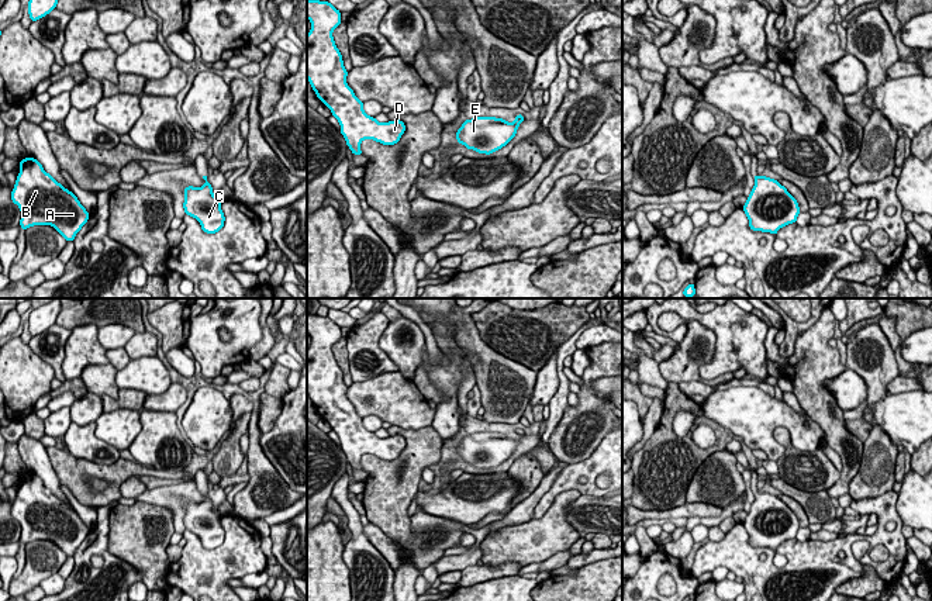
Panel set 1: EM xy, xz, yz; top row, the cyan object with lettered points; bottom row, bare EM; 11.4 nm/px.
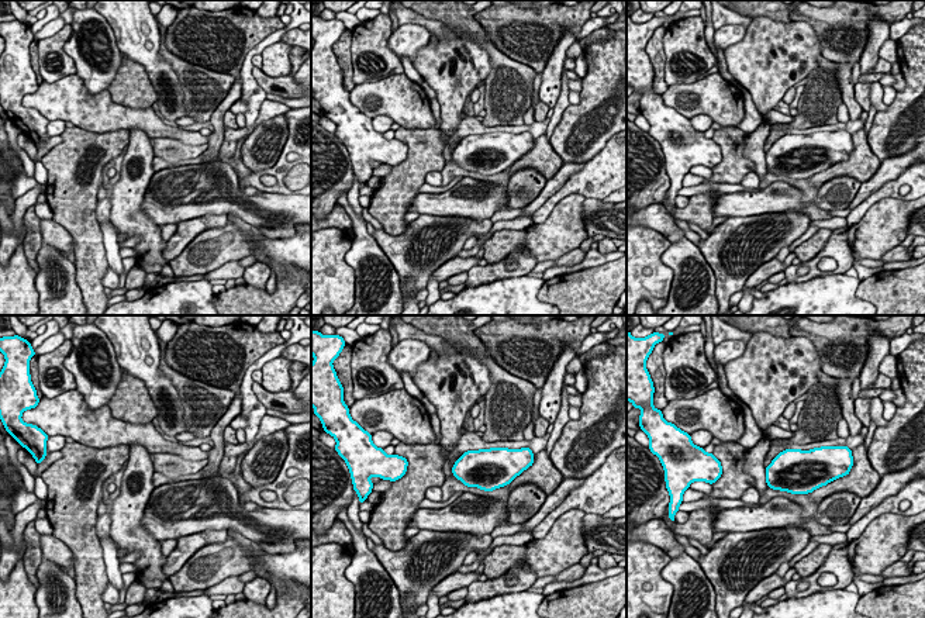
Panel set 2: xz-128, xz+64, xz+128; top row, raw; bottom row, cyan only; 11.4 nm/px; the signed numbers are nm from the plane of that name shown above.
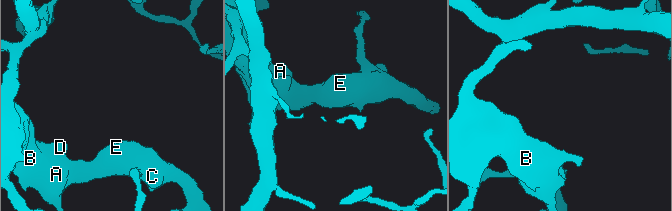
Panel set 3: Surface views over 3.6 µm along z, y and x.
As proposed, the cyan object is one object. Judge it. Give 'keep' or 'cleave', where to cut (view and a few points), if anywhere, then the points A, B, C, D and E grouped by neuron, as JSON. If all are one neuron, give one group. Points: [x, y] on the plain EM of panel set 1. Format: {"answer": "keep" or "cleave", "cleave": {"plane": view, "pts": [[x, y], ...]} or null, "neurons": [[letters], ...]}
{"answer": "keep", "cleave": null, "neurons": [["A", "B", "C", "D", "E"]]}

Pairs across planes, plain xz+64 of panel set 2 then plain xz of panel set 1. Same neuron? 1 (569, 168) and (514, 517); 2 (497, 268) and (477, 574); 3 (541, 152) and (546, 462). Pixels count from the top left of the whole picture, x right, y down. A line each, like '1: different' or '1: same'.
1: same
2: same
3: same

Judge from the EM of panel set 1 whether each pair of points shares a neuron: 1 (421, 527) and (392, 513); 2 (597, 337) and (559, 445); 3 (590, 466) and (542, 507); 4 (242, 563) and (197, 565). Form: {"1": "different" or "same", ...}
{"1": "different", "2": "different", "3": "same", "4": "same"}

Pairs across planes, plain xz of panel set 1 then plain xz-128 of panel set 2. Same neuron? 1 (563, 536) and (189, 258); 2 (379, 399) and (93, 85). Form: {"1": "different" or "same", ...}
{"1": "same", "2": "different"}

